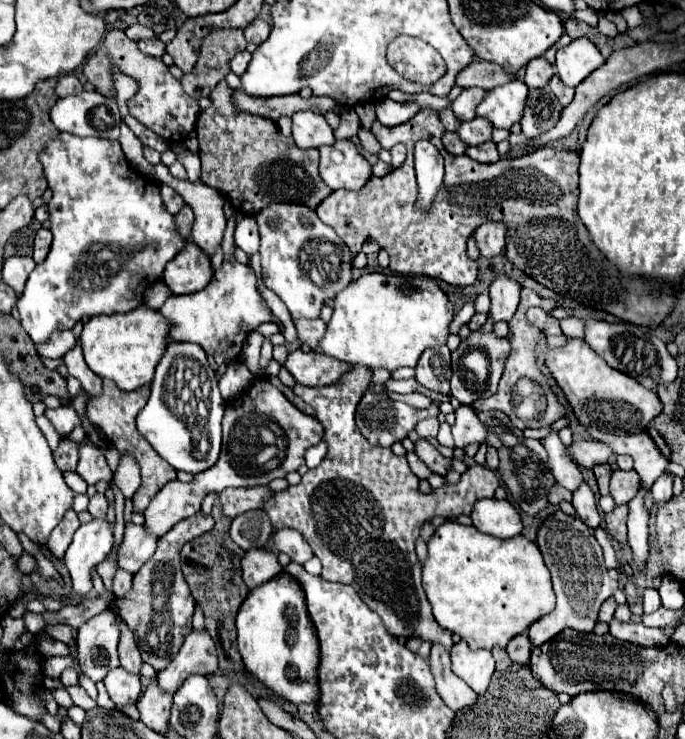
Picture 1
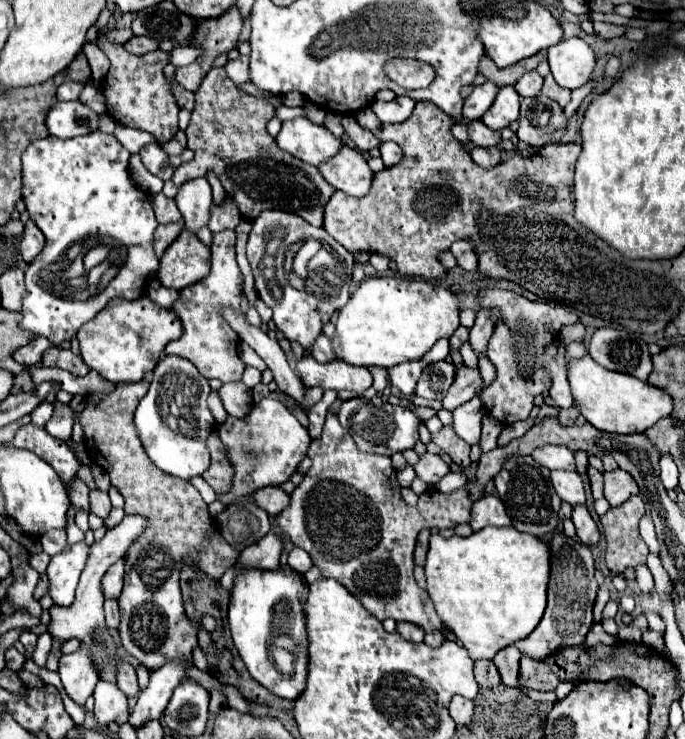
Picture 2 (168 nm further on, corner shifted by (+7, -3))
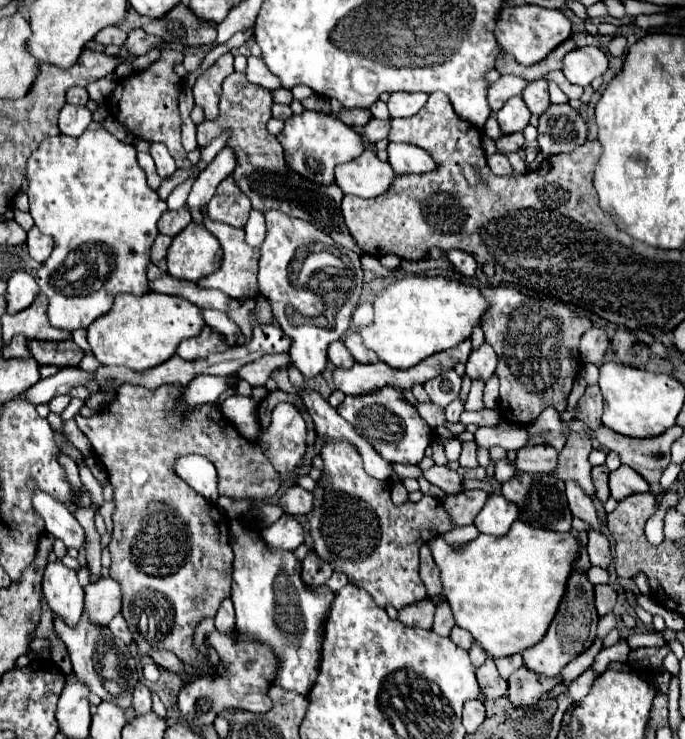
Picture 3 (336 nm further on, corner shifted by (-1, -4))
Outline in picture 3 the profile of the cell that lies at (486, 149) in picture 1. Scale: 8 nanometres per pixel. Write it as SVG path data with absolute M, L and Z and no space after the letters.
M503 153L487 155L487 165L491 167L491 171L493 171L495 175L509 175L509 173L513 173L513 167L511 167L509 159L507 159Z

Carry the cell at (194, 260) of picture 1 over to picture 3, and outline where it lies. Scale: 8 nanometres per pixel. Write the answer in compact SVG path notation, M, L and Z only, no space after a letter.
M189 223L167 251L169 275L183 281L197 283L199 279L215 273L221 265L221 245L213 233L203 225Z

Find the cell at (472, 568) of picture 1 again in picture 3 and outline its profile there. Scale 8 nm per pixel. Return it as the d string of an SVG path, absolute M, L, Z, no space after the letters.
M515 521L507 535L479 535L475 541L453 547L441 537L429 539L433 559L441 571L443 595L451 607L455 623L467 629L473 639L489 653L493 659L501 659L527 647L533 647L545 635L549 621L553 619L561 593L565 593L565 581L573 569L573 561L579 555L579 543L571 533L553 533L547 529L533 529L523 521Z

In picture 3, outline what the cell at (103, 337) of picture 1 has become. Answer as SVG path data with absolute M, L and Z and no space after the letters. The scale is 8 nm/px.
M149 291L143 297L117 295L113 309L89 325L87 341L101 365L119 365L141 373L171 359L179 341L195 337L203 325L201 309L183 297L155 291Z

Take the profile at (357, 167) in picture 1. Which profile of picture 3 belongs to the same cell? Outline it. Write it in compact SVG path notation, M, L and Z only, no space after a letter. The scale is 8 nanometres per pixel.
M365 149L359 157L349 163L341 163L335 169L335 183L343 189L343 193L363 199L379 197L389 189L393 179L395 171L389 163L379 161L373 149Z

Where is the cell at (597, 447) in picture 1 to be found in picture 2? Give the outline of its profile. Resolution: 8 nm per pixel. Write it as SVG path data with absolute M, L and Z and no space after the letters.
M541 446L533 452L533 460L549 470L575 470L573 452L563 446Z

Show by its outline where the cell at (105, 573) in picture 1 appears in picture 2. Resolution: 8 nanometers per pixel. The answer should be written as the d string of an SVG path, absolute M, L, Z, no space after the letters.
M123 660L117 662L117 686L127 694L127 696L137 696L139 686L137 686L137 674L135 668Z

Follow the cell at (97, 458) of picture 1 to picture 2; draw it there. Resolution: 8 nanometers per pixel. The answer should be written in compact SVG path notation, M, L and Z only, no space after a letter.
M75 478L69 488L69 500L71 500L71 506L75 508L75 512L79 512L79 510L89 512L89 488L79 478Z

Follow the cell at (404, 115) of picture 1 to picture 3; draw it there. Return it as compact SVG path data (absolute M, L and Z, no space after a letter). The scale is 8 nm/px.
M393 93L387 101L391 117L413 117L427 101L425 93Z

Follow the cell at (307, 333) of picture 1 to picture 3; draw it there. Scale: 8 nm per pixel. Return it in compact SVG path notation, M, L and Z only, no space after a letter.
M333 341L329 345L329 361L335 365L335 367L343 367L343 369L349 369L349 365L355 363L355 359L351 357L351 353L345 349L345 345L341 341Z

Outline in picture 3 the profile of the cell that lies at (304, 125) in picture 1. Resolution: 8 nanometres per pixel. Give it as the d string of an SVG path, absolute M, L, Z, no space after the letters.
M305 111L301 115L289 117L277 139L285 149L285 159L289 161L289 167L317 183L333 183L335 165L355 159L365 149L363 139L359 133L355 133L355 129L347 127L337 117L317 111Z

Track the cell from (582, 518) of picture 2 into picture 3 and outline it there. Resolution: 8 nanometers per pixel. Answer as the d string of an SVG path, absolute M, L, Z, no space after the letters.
M589 529L589 559L591 559L591 565L599 565L603 569L607 569L607 565L611 563L611 551L609 551L609 541L607 537L597 531L597 529Z

